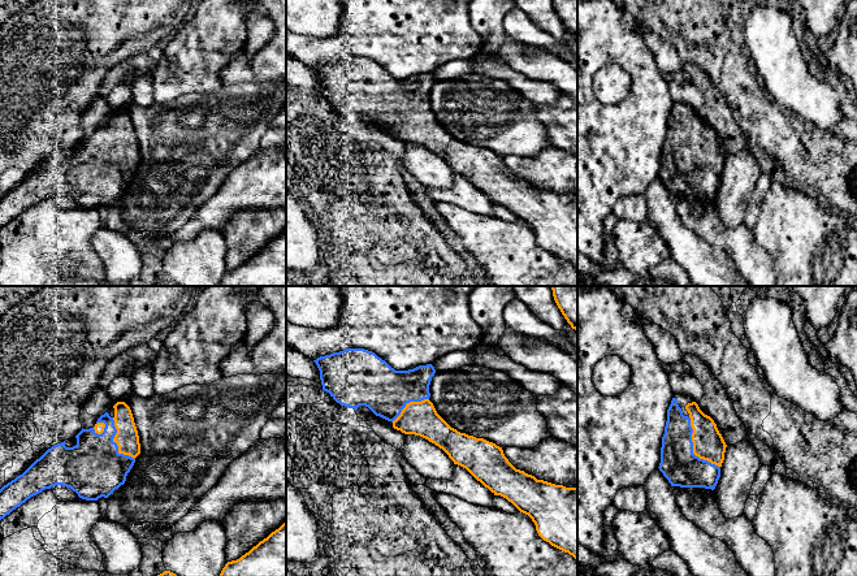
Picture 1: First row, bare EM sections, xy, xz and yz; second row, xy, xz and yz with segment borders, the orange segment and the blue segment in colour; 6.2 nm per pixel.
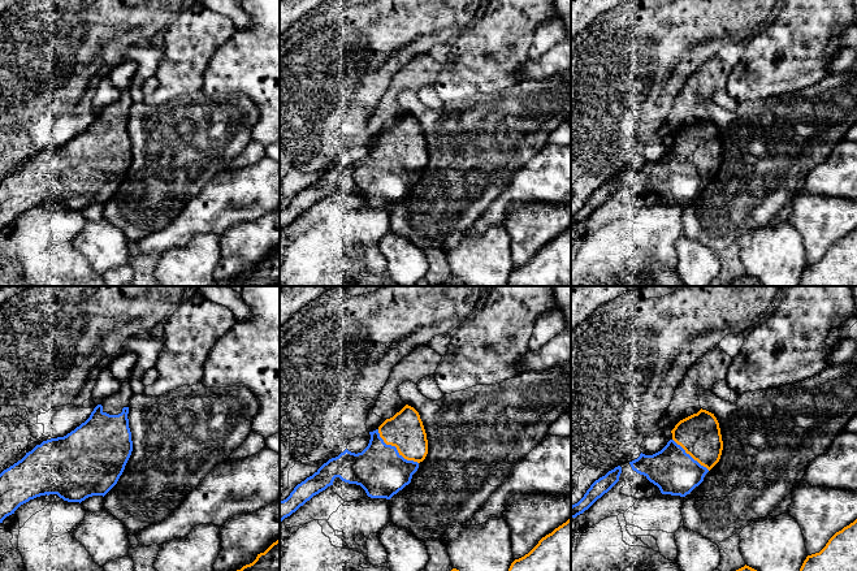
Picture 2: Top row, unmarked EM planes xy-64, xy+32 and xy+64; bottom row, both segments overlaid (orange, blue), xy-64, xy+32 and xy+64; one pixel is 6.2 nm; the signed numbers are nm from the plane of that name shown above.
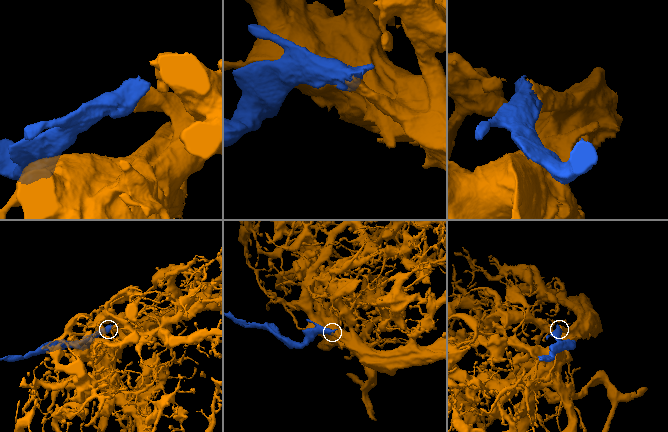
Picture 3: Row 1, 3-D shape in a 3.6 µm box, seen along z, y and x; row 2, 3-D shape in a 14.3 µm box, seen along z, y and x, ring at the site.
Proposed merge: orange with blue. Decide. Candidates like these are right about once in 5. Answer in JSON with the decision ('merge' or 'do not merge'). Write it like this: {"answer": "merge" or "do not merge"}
{"answer": "merge"}

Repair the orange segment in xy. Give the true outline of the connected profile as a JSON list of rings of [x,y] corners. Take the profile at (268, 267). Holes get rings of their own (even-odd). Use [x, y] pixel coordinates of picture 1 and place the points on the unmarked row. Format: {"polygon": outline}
{"polygon": [[[286,230],[239,268],[228,270],[218,286],[286,286]]]}

